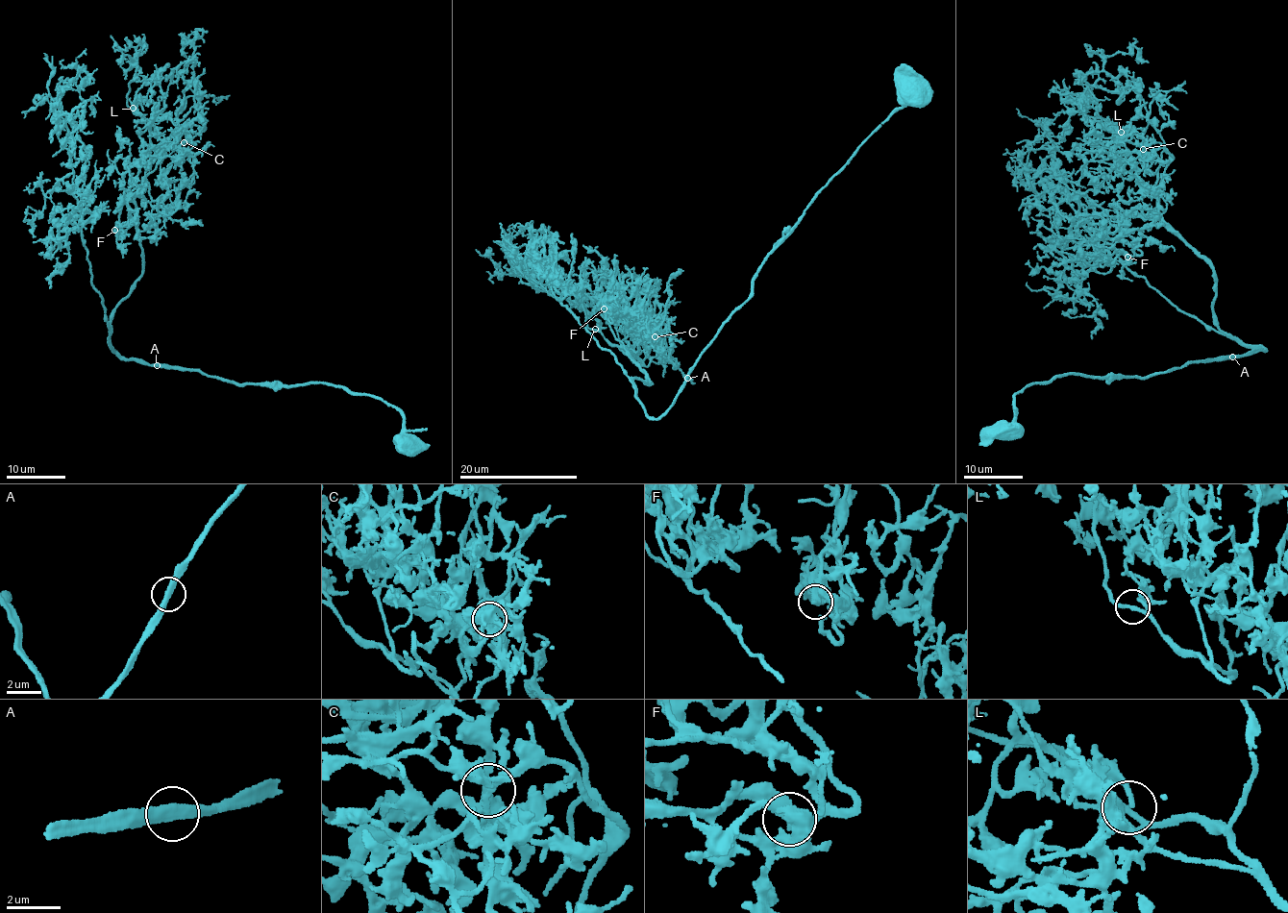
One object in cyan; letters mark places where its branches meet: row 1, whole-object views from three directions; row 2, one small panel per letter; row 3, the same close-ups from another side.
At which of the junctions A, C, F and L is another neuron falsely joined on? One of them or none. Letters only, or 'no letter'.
no letter

